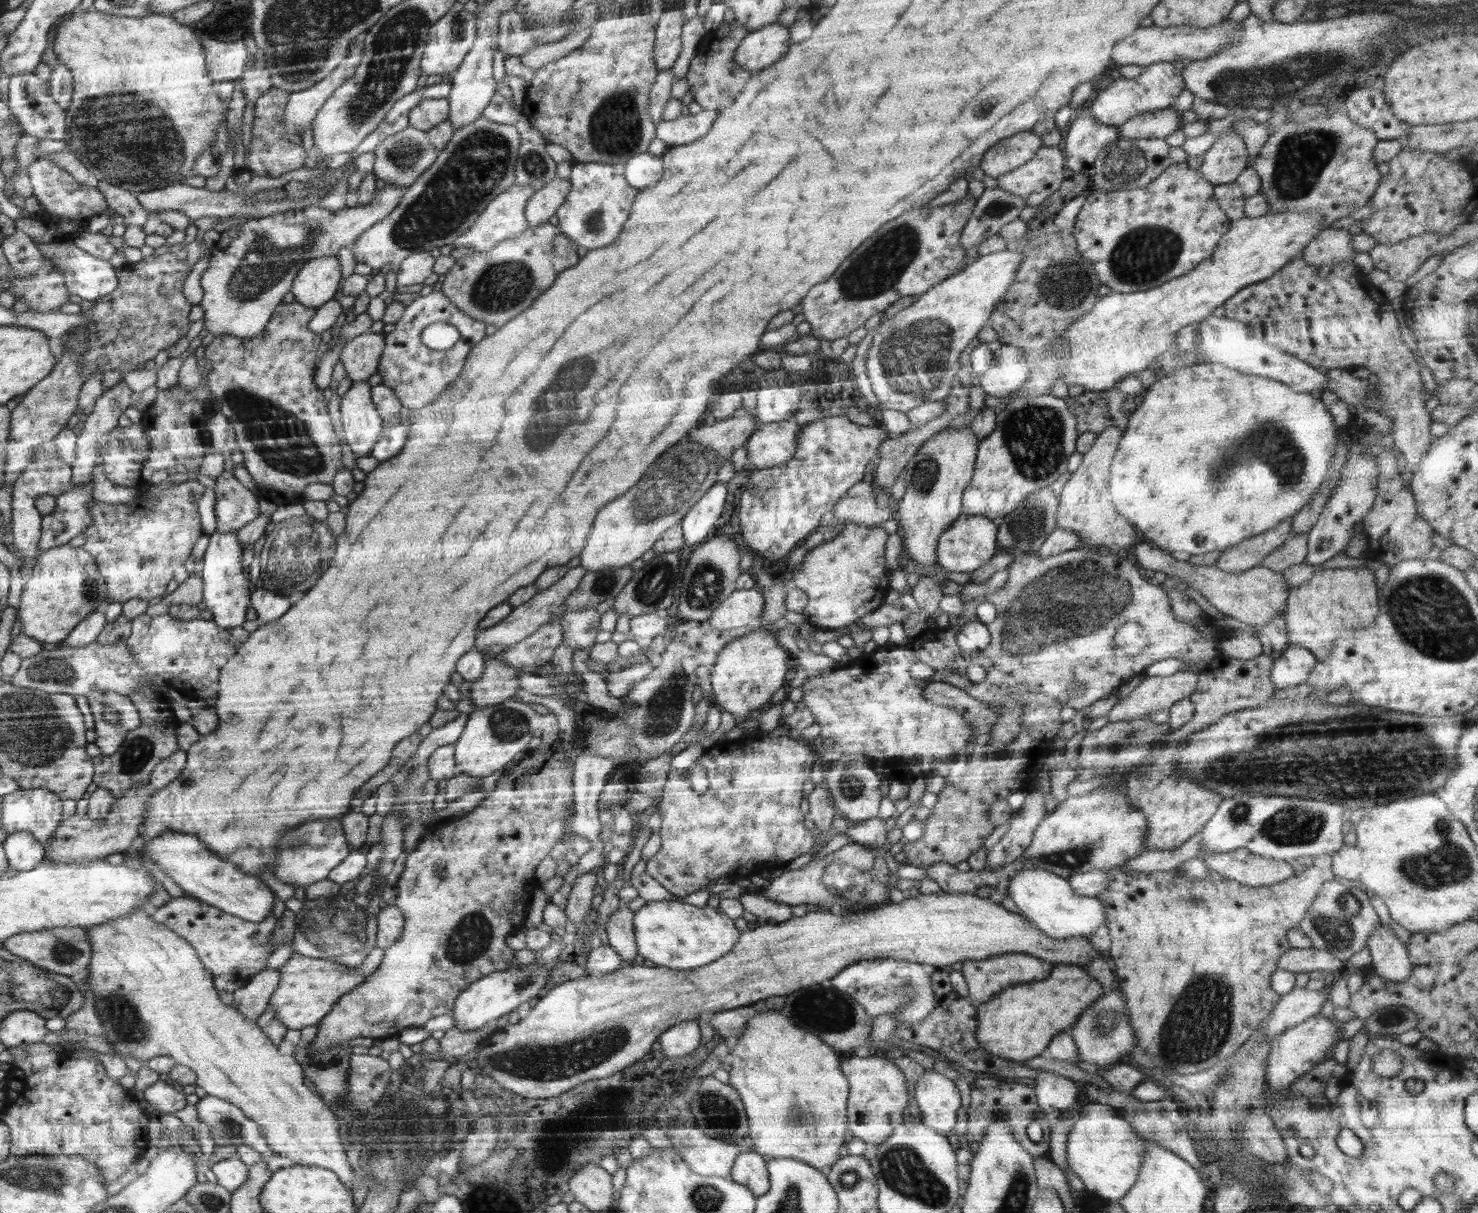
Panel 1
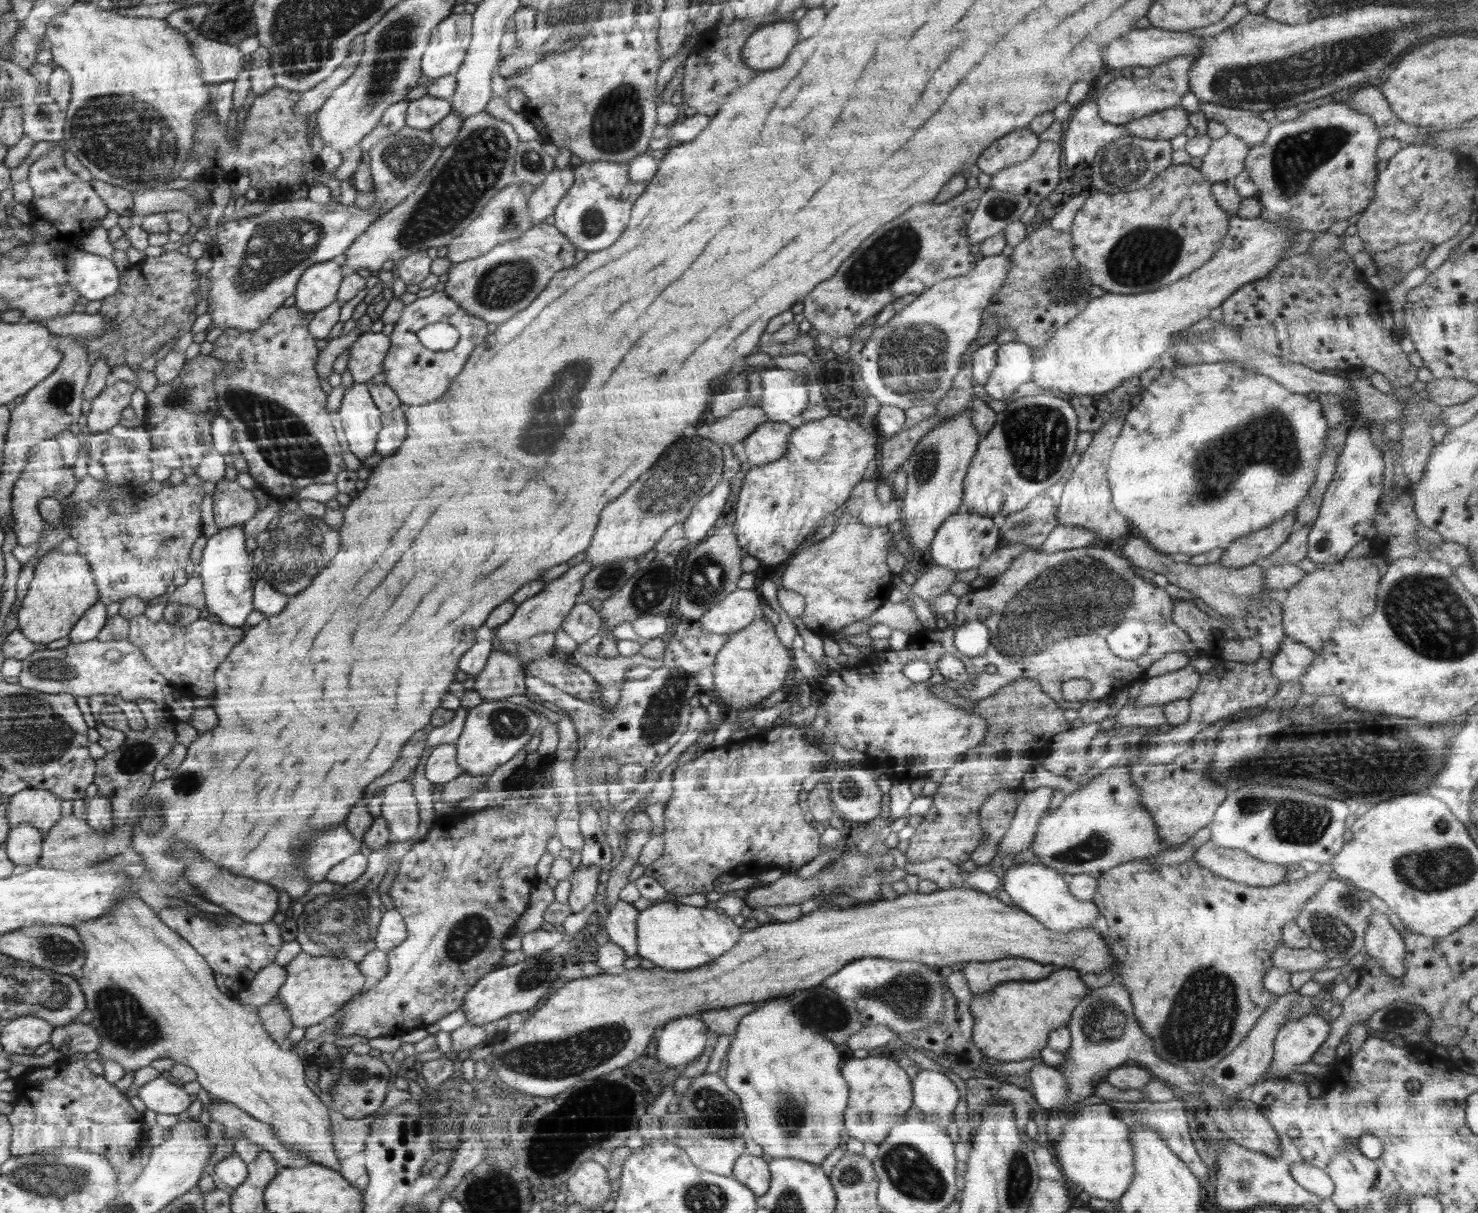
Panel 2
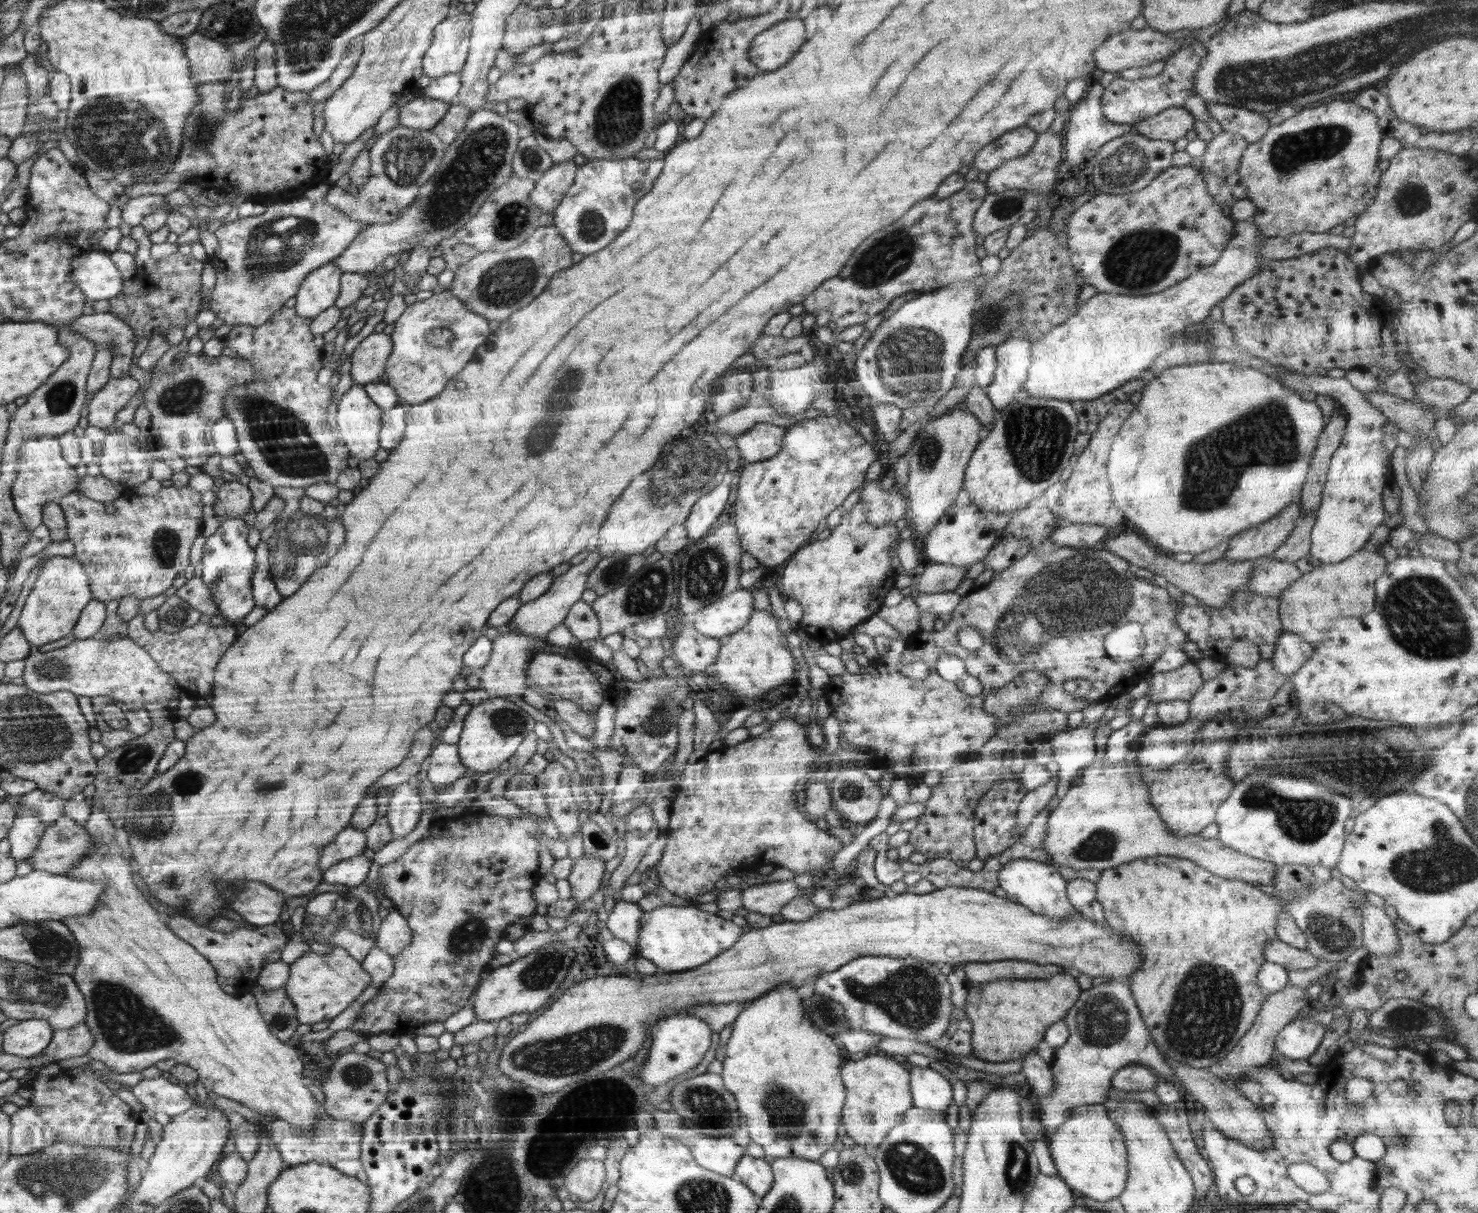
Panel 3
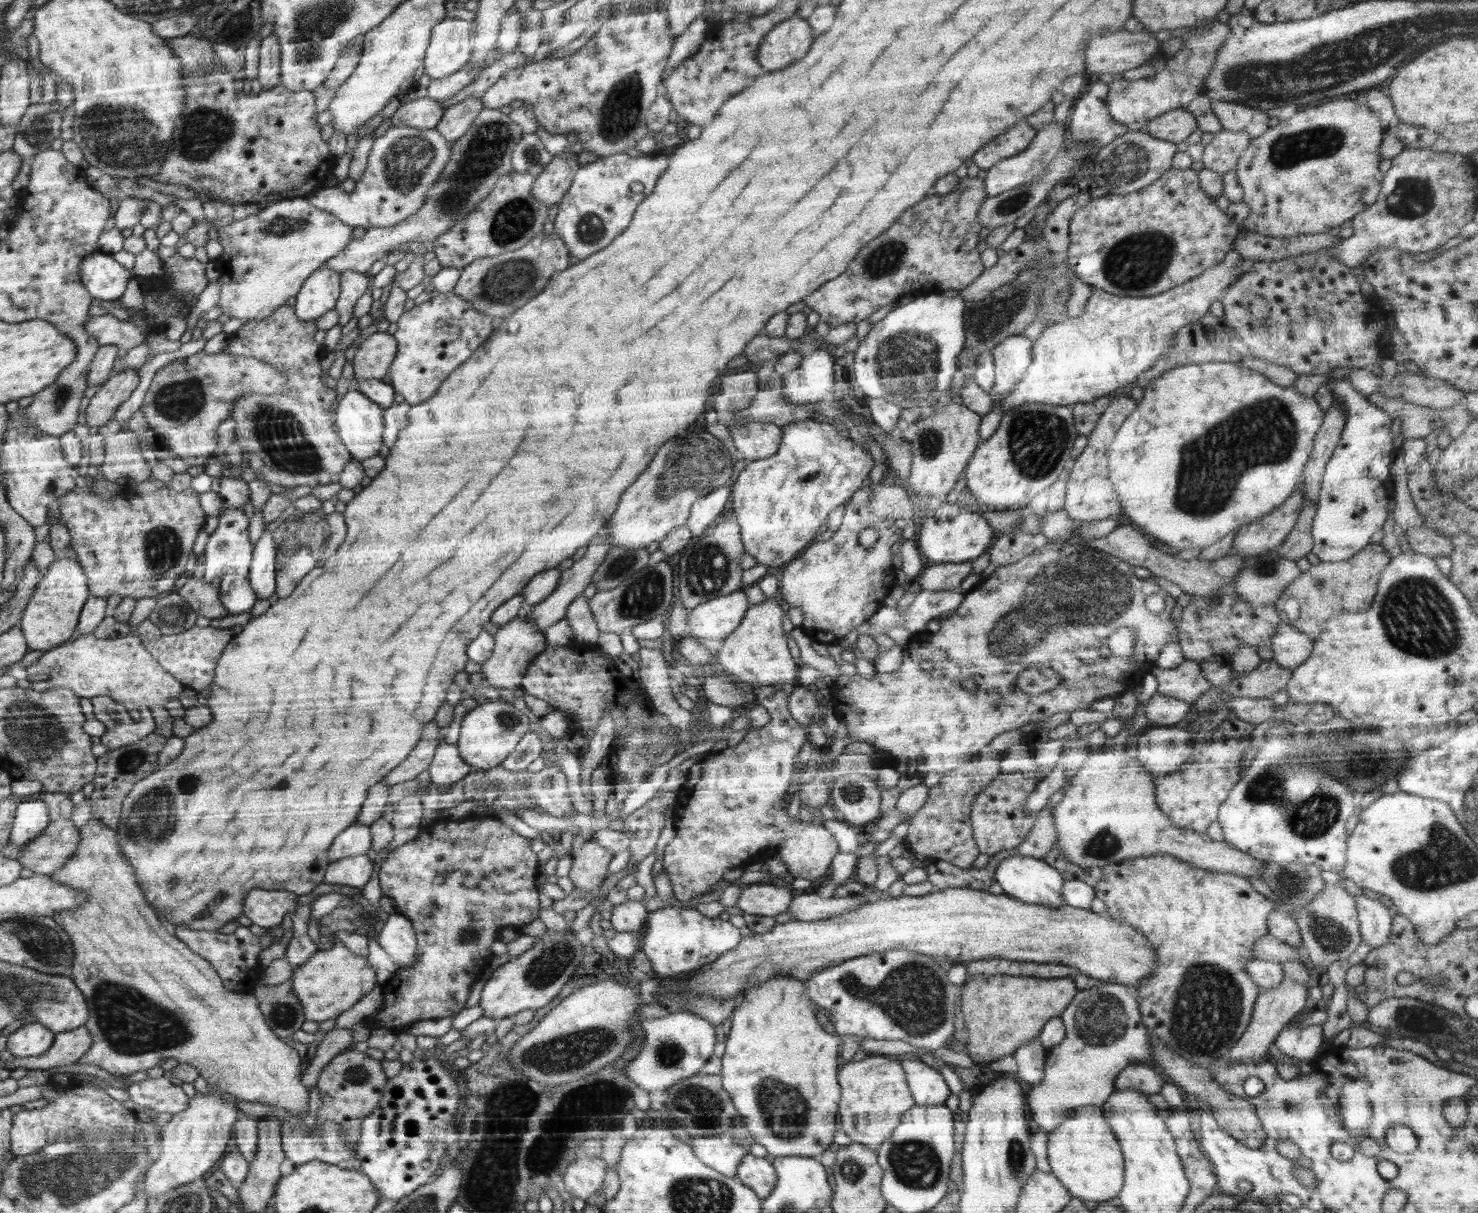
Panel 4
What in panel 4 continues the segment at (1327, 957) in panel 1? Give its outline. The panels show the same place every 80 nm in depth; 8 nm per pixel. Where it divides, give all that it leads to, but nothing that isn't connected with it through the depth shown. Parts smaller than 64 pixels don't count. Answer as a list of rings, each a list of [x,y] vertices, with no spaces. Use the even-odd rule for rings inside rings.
[[[1271,934],[1261,936],[1251,948],[1256,959],[1271,960],[1279,963],[1298,961],[1307,965],[1308,957],[1295,947],[1274,938]]]

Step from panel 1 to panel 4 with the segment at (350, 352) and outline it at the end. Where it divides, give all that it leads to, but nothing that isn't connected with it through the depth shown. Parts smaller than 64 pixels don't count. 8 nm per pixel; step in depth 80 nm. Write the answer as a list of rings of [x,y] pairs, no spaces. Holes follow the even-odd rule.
[[[385,332],[372,334],[360,345],[353,358],[356,381],[382,379],[389,371],[397,353],[397,342],[393,335]]]

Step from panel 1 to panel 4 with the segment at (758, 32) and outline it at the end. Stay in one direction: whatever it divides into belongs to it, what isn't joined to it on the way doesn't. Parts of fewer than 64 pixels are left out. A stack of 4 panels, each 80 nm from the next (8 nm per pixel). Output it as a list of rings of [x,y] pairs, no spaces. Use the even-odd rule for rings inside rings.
[[[790,17],[777,24],[763,40],[757,50],[757,59],[766,72],[782,70],[802,60],[812,44],[814,36],[806,19]]]

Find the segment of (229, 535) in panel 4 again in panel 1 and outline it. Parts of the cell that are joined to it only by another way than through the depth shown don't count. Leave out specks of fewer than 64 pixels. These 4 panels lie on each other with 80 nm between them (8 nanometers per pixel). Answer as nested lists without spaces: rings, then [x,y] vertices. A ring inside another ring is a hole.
[[[216,531],[209,536],[209,545],[201,559],[203,580],[203,601],[206,609],[213,615],[216,626],[222,630],[232,630],[242,627],[246,622],[246,610],[250,606],[250,590],[248,590],[248,574],[242,564],[242,548],[237,537],[237,531],[219,533]]]

